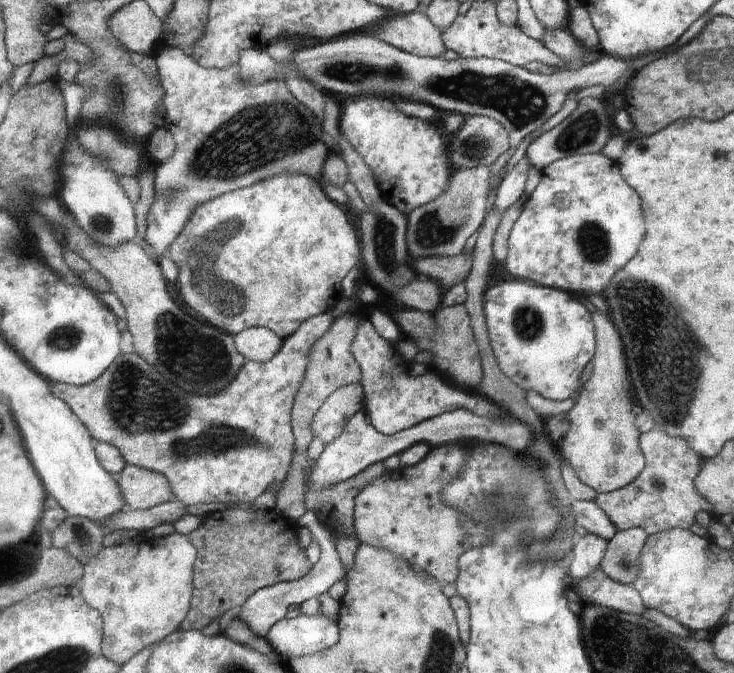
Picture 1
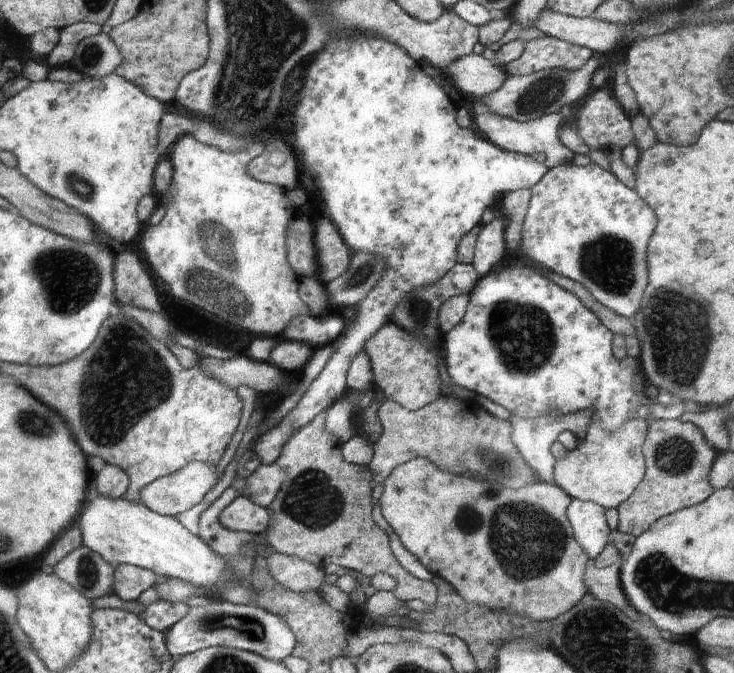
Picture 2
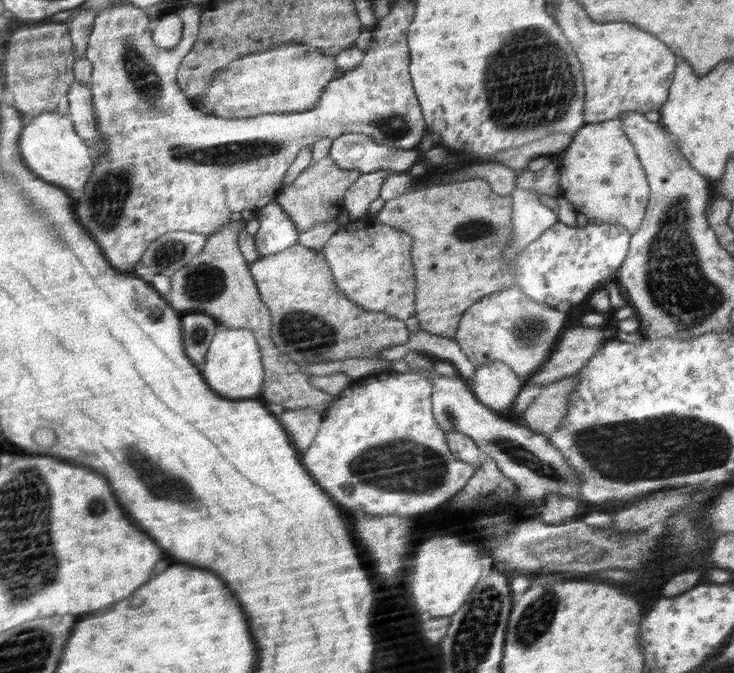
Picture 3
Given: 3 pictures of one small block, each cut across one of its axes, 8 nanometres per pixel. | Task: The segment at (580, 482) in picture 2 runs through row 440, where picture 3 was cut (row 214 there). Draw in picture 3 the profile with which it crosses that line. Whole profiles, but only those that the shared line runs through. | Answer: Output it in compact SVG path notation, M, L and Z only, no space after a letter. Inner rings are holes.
M620 119L582 125L561 156L560 195L570 201L577 213L584 214L590 224L619 224L633 235L640 228L642 217L649 206L649 198L652 196L648 175L644 174L645 168L640 166L636 153L636 147L632 146Z

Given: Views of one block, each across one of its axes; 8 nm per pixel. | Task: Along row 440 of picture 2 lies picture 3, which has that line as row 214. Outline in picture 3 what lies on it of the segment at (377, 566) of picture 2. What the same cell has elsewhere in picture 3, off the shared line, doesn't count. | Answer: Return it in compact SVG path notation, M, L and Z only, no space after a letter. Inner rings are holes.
M328 154L321 157L318 162L308 165L292 185L284 185L275 201L293 219L294 226L297 226L297 231L302 234L321 222L334 220L343 211L344 194L358 180L361 173L360 170L338 166L333 157Z

